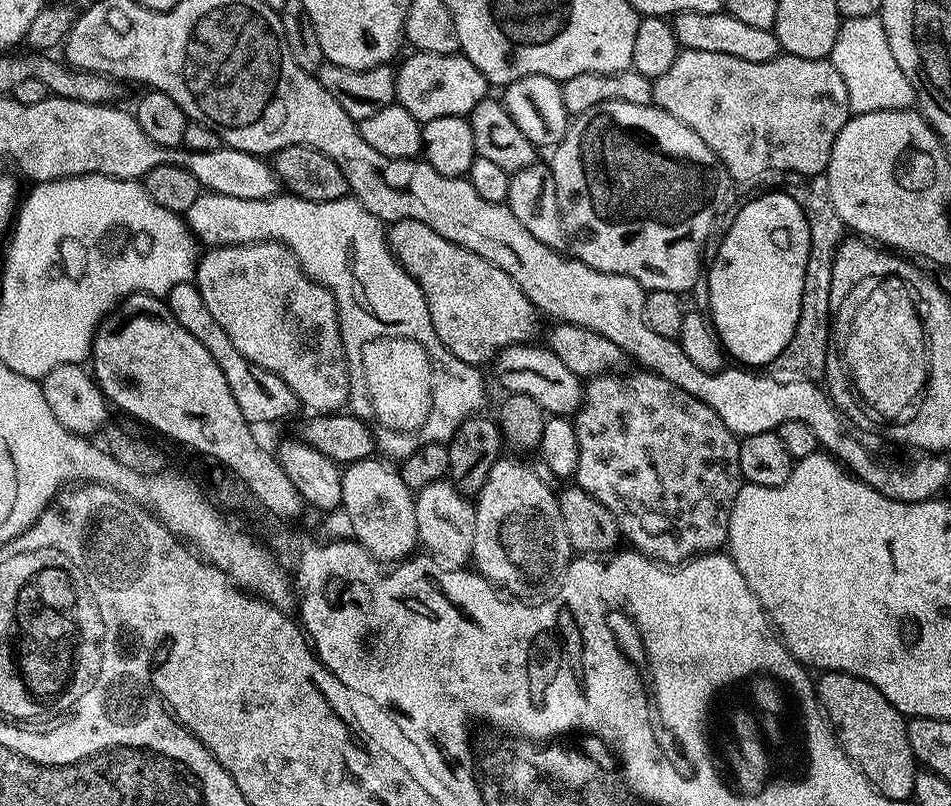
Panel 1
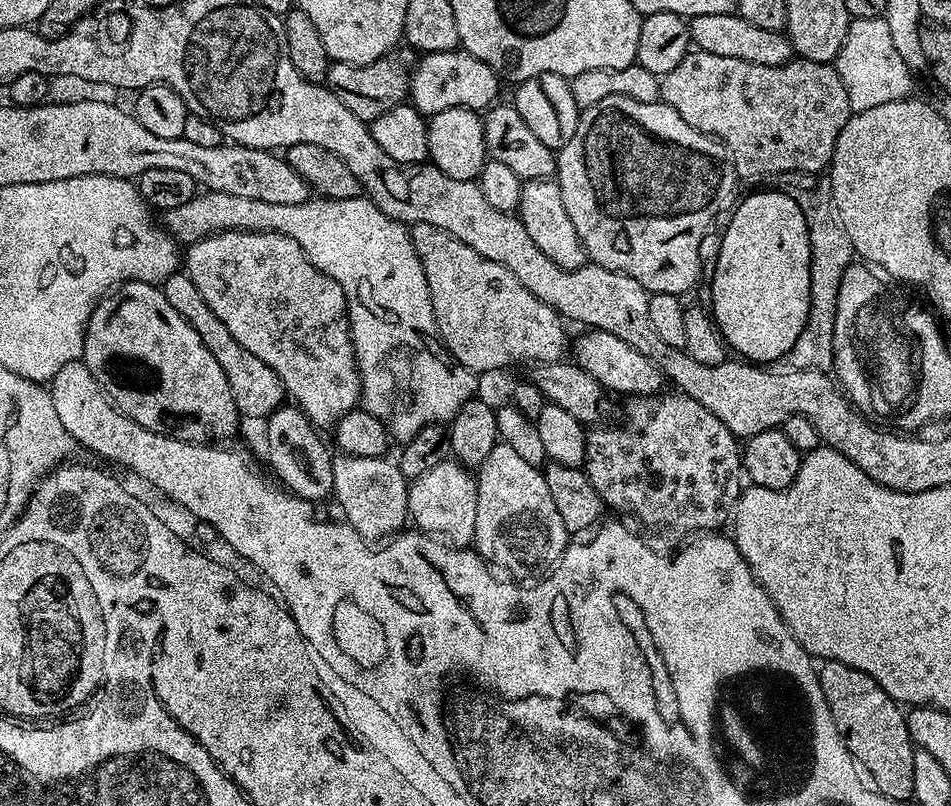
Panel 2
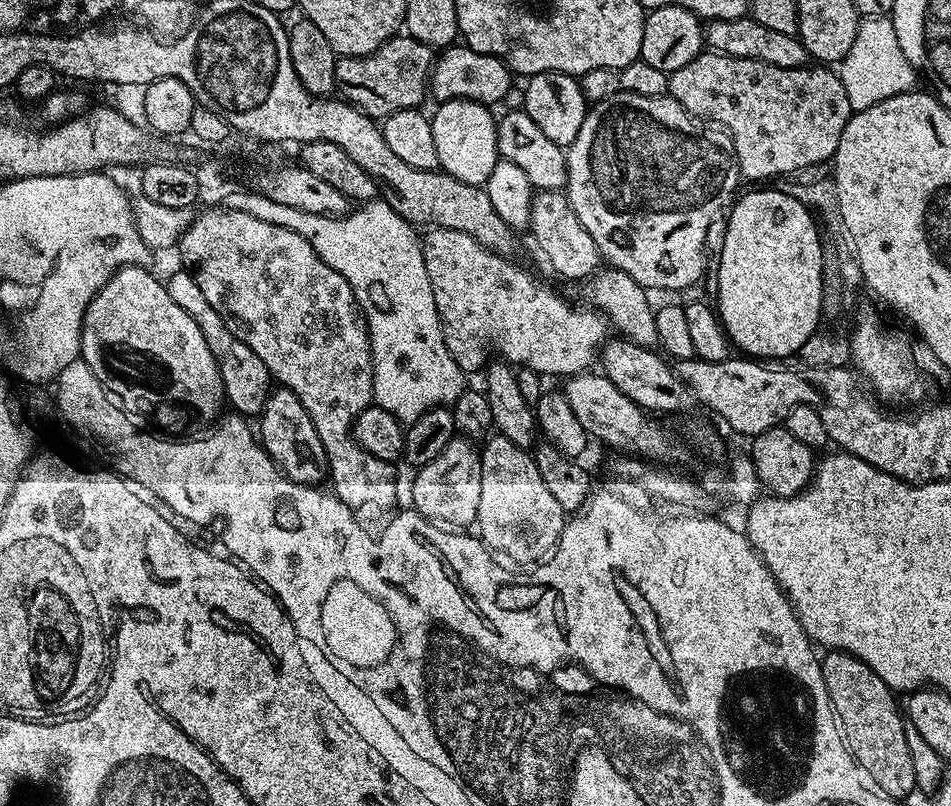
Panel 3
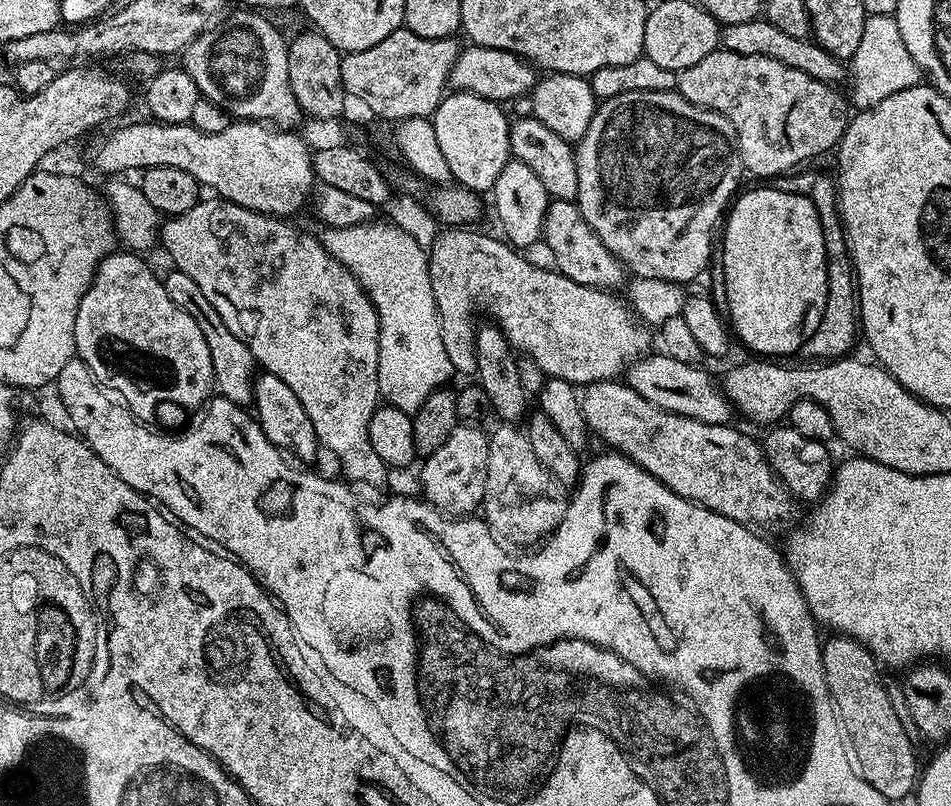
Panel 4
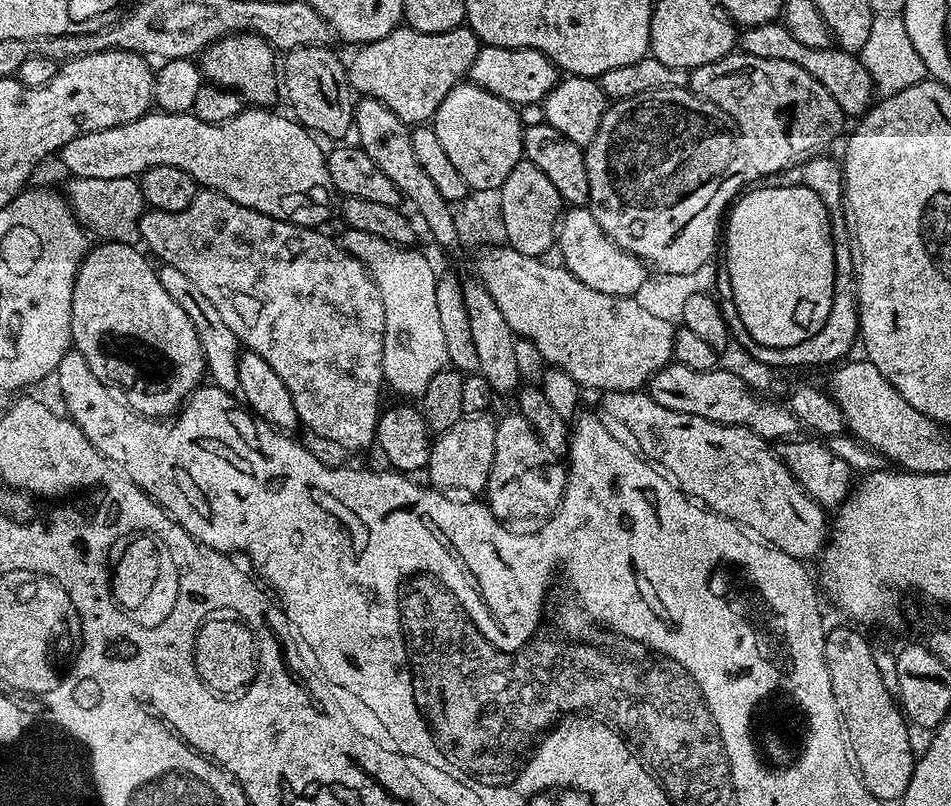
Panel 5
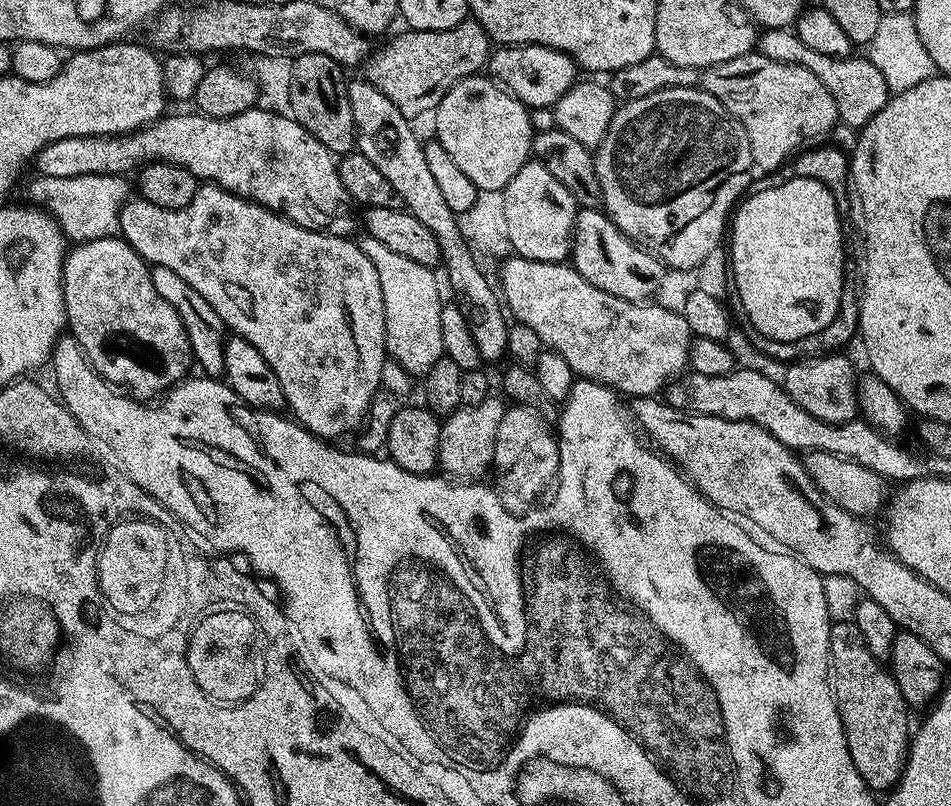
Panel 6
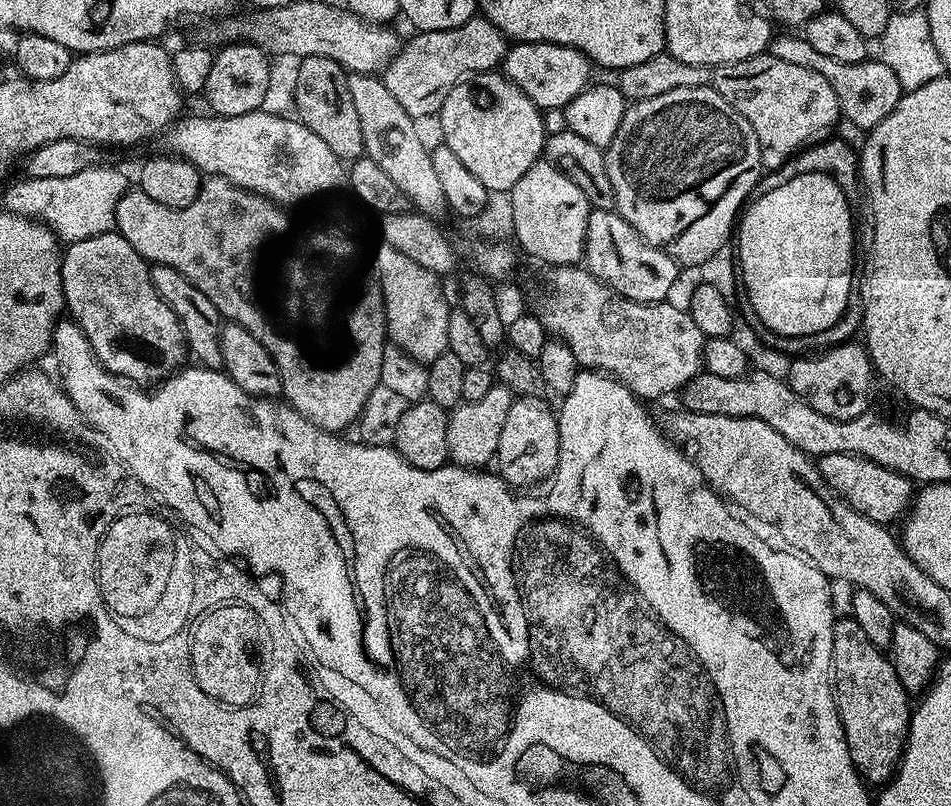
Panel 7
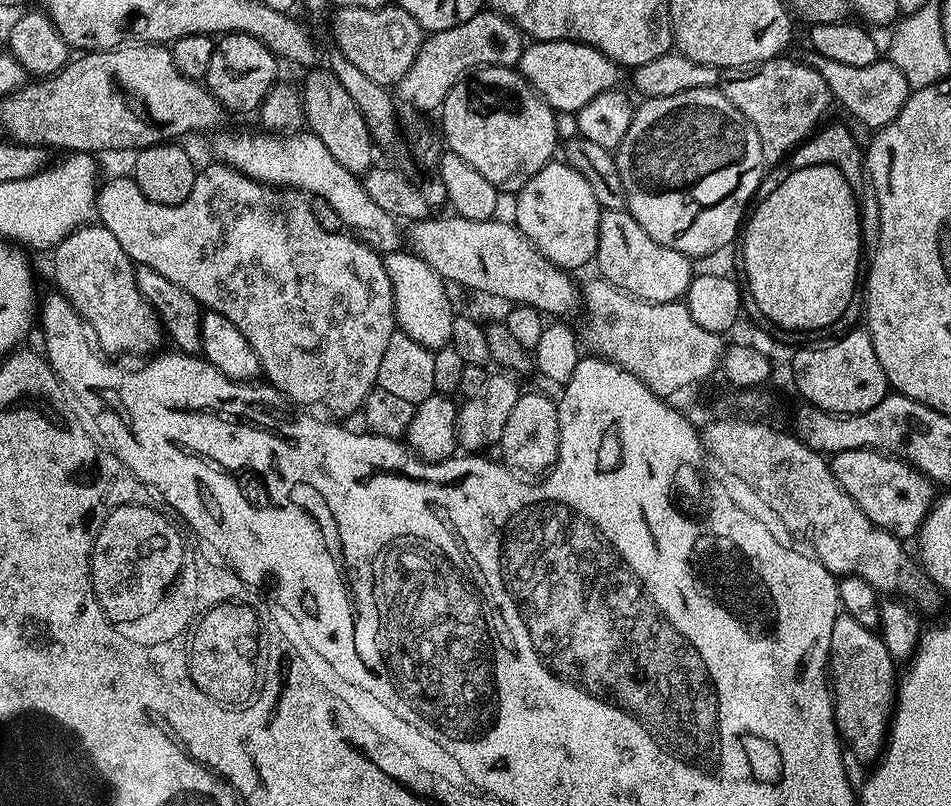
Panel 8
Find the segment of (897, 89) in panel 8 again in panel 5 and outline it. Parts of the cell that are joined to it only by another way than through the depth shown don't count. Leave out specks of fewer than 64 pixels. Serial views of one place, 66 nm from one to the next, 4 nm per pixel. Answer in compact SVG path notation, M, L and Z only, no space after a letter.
M783 22L756 24L752 28L744 28L738 36L738 48L739 51L750 54L754 58L774 58L802 66L802 70L806 70L806 74L818 78L818 82L822 82L822 86L826 86L826 90L830 90L830 94L834 94L845 117L859 118L870 107L868 72L853 53L843 52L835 46L826 48L805 46L804 43L798 42L798 38L794 38L794 34L790 34L790 30L786 30Z

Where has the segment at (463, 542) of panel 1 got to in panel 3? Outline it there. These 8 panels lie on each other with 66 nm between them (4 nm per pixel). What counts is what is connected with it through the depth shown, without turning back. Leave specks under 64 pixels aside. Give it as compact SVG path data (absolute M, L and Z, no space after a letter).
M454 438L448 443L446 450L442 450L442 454L438 454L438 458L434 458L434 462L430 462L413 475L416 477L412 480L411 507L437 526L447 526L452 530L464 530L467 529L464 528L467 524L470 526L476 524L478 498L482 498L482 466L477 449L474 450L471 447L475 448L467 439Z

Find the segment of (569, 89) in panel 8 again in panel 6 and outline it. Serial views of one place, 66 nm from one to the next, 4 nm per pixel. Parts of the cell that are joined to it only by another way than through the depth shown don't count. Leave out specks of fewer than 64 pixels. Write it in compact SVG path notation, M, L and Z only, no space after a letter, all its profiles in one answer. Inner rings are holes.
M513 44L500 46L489 55L486 72L501 88L510 93L513 98L524 103L529 110L535 108L551 109L558 98L577 83L578 66L565 55L553 48L537 44ZM497 51L497 52L496 52Z

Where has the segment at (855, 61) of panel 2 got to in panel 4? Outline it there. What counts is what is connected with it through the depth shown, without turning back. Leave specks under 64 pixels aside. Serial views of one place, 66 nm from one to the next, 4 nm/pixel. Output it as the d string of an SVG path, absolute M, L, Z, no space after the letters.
M895 15L868 16L865 19L858 50L854 50L850 61L850 80L851 76L850 104L856 110L877 106L890 95L921 83L922 73L914 58L910 58L906 42L902 42L902 30L898 30Z

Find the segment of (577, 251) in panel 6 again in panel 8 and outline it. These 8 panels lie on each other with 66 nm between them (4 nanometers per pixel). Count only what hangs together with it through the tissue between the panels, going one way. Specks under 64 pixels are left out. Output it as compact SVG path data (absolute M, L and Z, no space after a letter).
M627 210L601 211L594 264L600 267L599 275L609 284L651 304L679 301L687 293L694 275L694 264L689 257L654 242Z

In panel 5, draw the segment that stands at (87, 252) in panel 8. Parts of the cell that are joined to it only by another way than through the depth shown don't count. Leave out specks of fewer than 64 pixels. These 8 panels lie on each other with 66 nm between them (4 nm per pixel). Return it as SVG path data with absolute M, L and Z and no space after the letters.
M108 244L96 253L89 255L81 263L72 295L72 343L75 351L86 358L90 370L102 381L111 386L126 401L133 412L155 417L156 408L164 412L171 400L183 401L201 387L206 376L202 342L194 330L194 322L166 294L162 287L160 273L136 248L128 244Z

